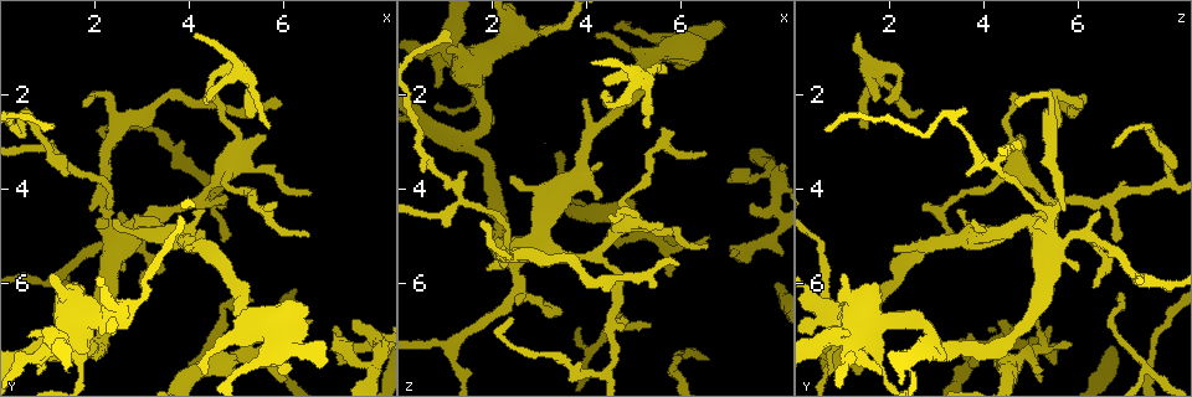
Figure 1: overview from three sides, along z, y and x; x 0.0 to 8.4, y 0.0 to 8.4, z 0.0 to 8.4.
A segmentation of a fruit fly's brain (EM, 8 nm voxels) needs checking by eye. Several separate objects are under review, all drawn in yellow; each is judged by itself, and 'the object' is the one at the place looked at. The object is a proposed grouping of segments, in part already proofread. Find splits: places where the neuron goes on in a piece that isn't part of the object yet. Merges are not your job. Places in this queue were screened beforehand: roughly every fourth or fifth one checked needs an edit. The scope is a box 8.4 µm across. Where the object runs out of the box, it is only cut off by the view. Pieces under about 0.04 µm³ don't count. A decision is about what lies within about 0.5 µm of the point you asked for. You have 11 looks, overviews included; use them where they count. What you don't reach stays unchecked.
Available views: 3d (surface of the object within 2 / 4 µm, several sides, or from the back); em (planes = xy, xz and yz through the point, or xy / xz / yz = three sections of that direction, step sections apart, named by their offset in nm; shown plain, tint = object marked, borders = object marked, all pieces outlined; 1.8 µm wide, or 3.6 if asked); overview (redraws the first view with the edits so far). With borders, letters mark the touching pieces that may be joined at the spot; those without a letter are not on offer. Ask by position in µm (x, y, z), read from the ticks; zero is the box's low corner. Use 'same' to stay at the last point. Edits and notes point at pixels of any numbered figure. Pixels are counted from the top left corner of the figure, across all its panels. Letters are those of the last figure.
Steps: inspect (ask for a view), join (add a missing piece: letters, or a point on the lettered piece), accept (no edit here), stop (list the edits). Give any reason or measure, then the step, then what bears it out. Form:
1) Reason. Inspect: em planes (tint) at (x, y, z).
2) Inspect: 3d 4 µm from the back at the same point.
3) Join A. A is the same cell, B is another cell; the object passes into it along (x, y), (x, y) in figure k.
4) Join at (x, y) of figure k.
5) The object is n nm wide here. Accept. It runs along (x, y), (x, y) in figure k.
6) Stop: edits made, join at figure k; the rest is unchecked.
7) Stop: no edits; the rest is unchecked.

Free end. Inspect: em planes (tint) at (4.50, 1.90, 4.60).

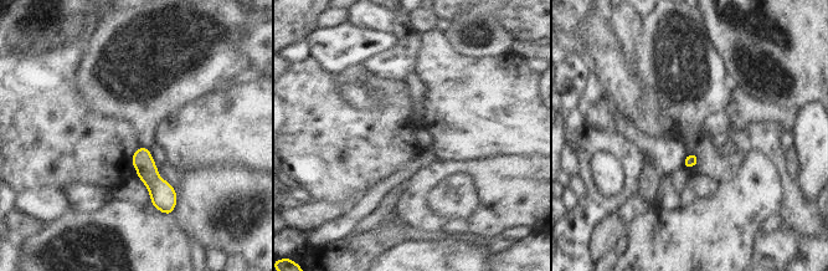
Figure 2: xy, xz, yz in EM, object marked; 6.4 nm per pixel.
See the neighbours. Inspect: em planes (borders) at the same point.

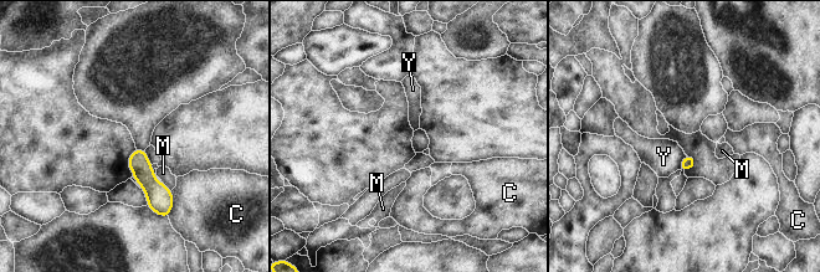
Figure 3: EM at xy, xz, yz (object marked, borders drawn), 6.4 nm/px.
Accept. C, M and Y are other cells; a border runs along (686, 155), (678, 169) in figure 3; none of them fits.

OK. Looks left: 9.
Free end. Inspect: 3d 2 µm at (2.45, 3.10, 6.80).

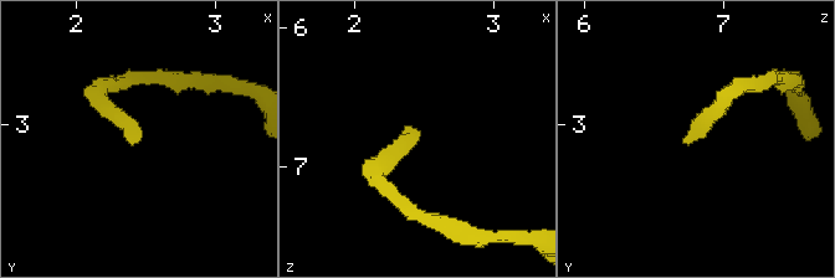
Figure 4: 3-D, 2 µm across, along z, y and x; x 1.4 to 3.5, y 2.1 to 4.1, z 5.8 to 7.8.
Need the tissue. Inspect: em planes (plain) at (2.42, 3.14, 6.74).

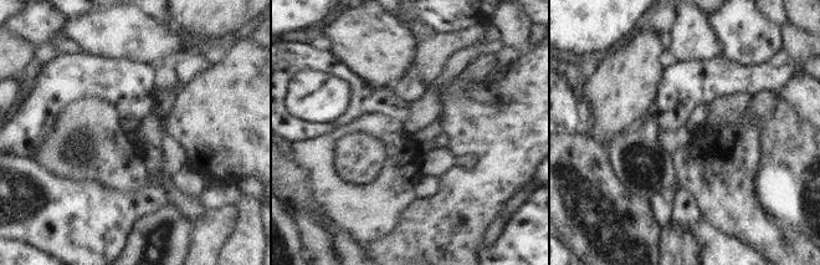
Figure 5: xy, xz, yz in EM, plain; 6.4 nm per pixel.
See the neighbours. Inspect: em planes (borders) at the same point.

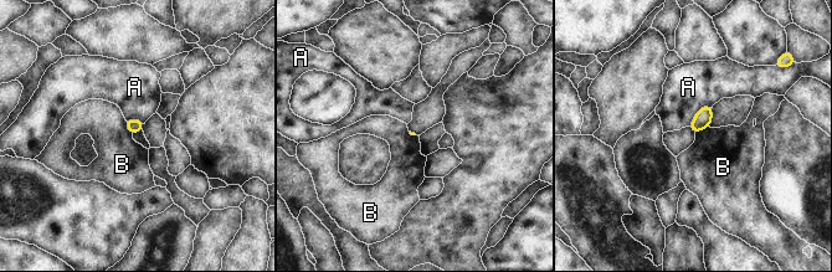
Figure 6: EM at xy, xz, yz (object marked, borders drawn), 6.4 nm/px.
The longest contact is with A, 200 nm. Accept. A and B are other cells; a border runs along (709, 127), (694, 133) in figure 6; none of them fits.

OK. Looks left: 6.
Calibre changes. Inspect: em planes (borders) at (1.75, 6.75, 2.25).

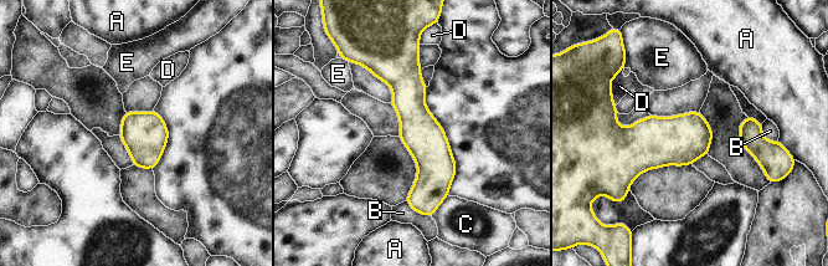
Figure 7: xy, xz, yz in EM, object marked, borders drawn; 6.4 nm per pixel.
The longest contact is with B, 200 nm. Accept. A, B, C, D and E are other cells; none of them fits.

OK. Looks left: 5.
Inspect: em planes (borders) at (6.15, 7.75, 1.35).

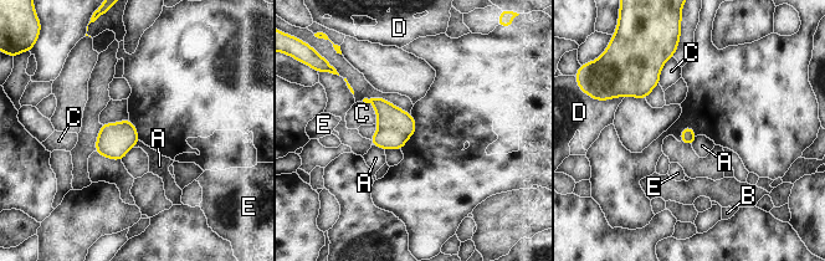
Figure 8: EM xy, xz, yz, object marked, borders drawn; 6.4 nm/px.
The longest contact is with C, 200 nm. Accept. A, B, C, D and E are other cells; no lettered piece goes on from it.

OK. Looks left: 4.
Branch stops here. Inspect: 3d 2 µm at (7.55, 6.80, 4.25).

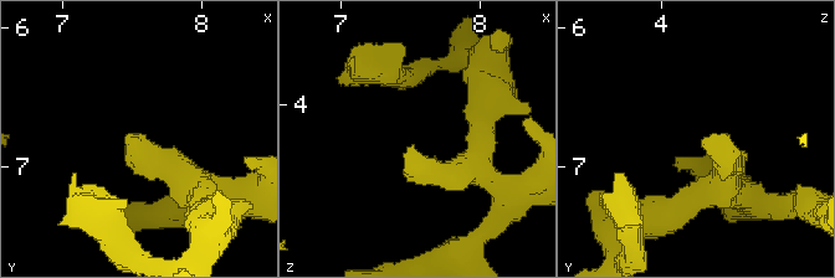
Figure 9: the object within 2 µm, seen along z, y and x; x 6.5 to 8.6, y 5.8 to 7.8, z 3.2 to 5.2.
Inspect: em 3.6 µm planes (borders) at (7.52, 6.78, 4.28).

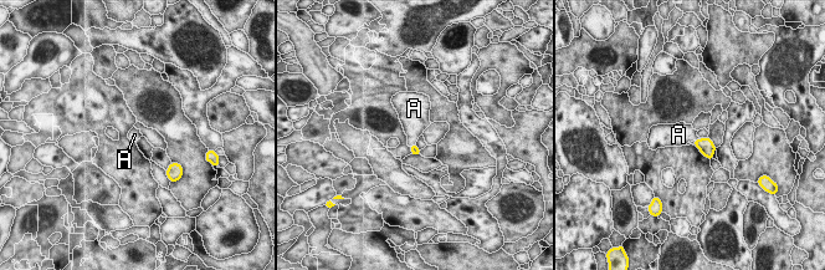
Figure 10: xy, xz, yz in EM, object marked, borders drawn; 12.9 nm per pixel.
Join A. A is the same cell; the object passes into it along (415, 151), (411, 146), (414, 127) in figure 10; it goes on there.

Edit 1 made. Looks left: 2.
Stop: edits made, join at figure 10; the rest is unchecked.

